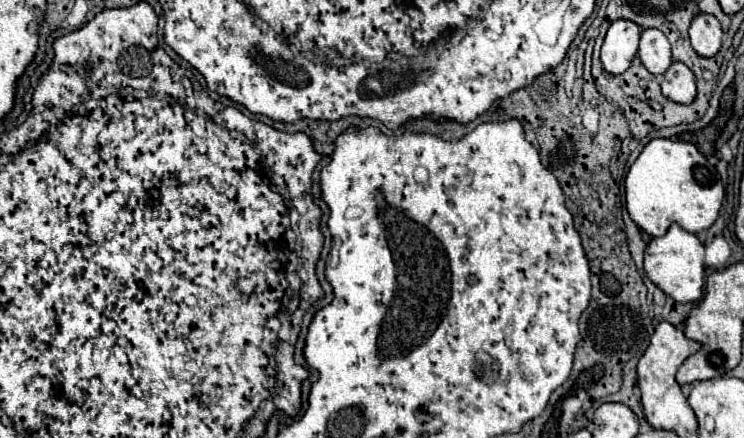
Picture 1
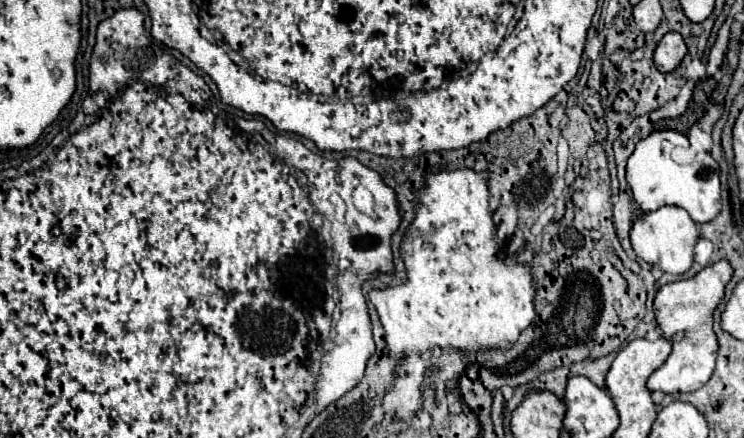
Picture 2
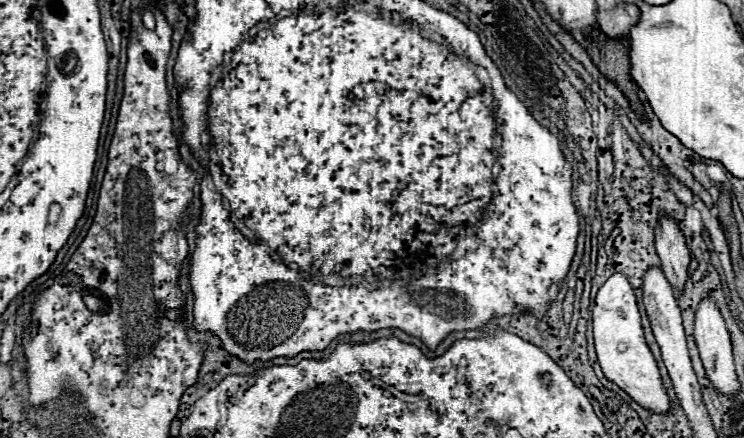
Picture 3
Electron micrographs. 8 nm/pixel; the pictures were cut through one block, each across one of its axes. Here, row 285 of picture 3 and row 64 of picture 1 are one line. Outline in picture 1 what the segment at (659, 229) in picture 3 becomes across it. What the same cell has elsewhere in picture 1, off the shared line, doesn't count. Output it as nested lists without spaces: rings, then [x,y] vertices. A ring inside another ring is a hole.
[[[672,62],[670,68],[664,72],[662,94],[668,100],[690,104],[696,98],[696,84],[694,84],[692,70],[682,62]]]

